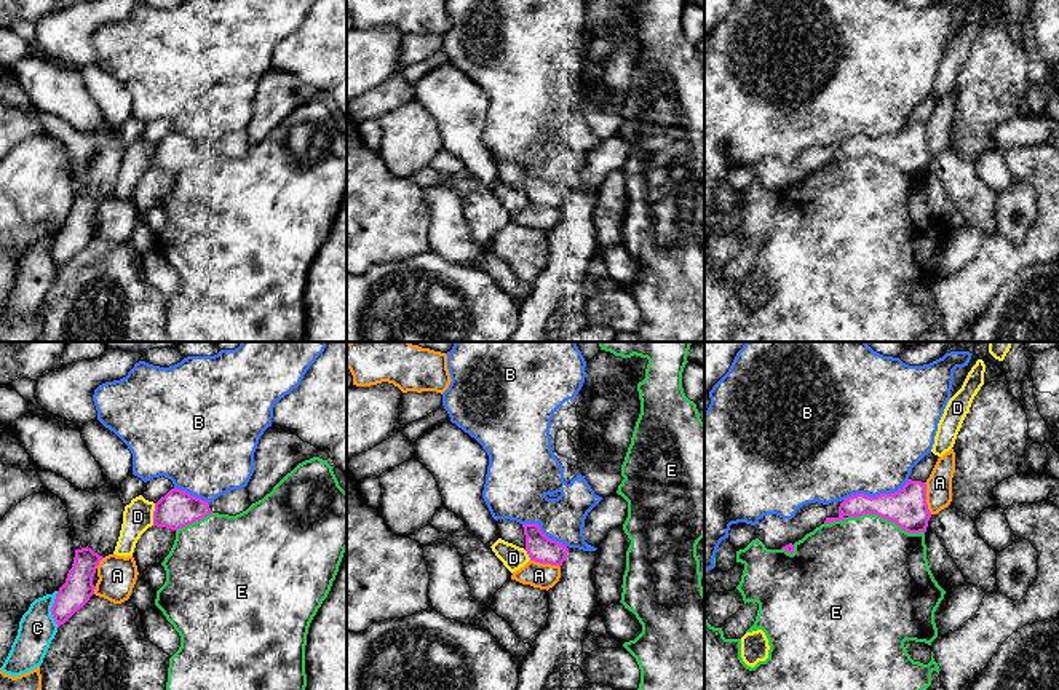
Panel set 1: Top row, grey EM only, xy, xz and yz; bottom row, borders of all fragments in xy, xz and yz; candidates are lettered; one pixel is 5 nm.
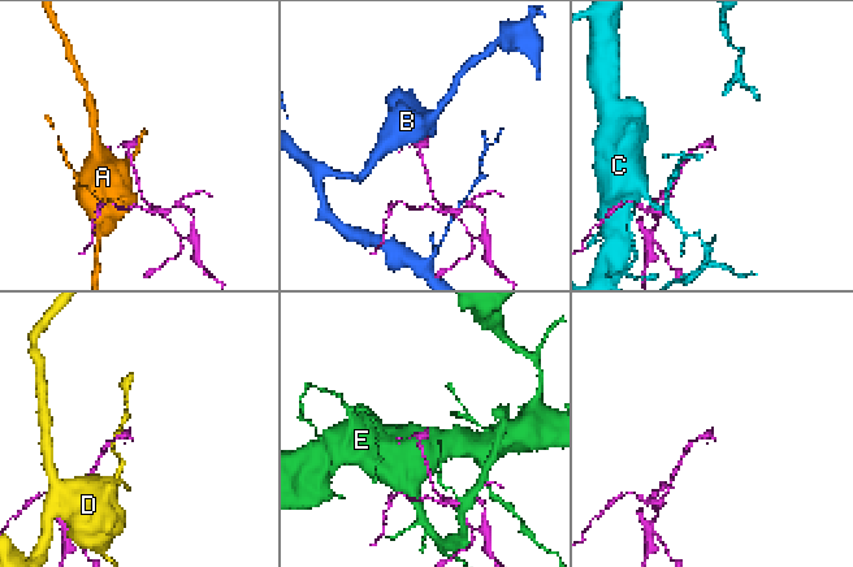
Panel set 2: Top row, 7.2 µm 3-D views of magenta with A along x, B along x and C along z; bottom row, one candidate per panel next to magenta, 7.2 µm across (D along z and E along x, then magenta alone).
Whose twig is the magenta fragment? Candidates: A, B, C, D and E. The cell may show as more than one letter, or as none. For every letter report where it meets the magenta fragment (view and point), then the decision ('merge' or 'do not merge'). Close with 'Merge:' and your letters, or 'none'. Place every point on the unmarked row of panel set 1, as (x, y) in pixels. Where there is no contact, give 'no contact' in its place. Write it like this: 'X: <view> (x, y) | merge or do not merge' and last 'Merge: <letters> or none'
A: yz (925, 141) | do not merge
B: yz (877, 138) | do not merge
C: xy (51, 251) | do not merge
D: xy (154, 157) | do not merge
E: yz (887, 162) | do not merge
Merge: none

